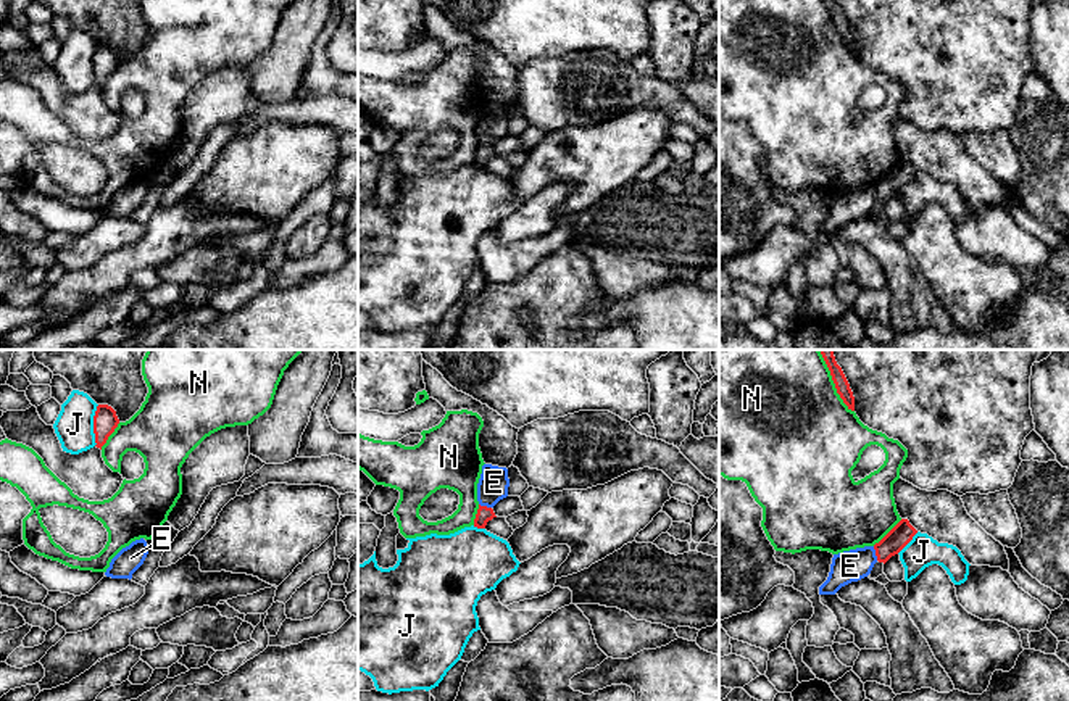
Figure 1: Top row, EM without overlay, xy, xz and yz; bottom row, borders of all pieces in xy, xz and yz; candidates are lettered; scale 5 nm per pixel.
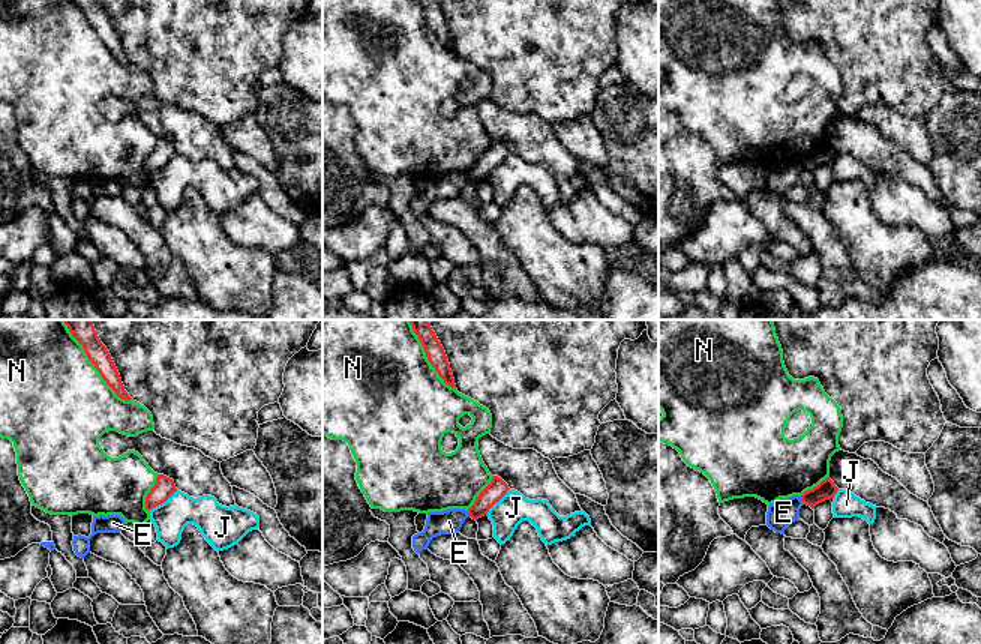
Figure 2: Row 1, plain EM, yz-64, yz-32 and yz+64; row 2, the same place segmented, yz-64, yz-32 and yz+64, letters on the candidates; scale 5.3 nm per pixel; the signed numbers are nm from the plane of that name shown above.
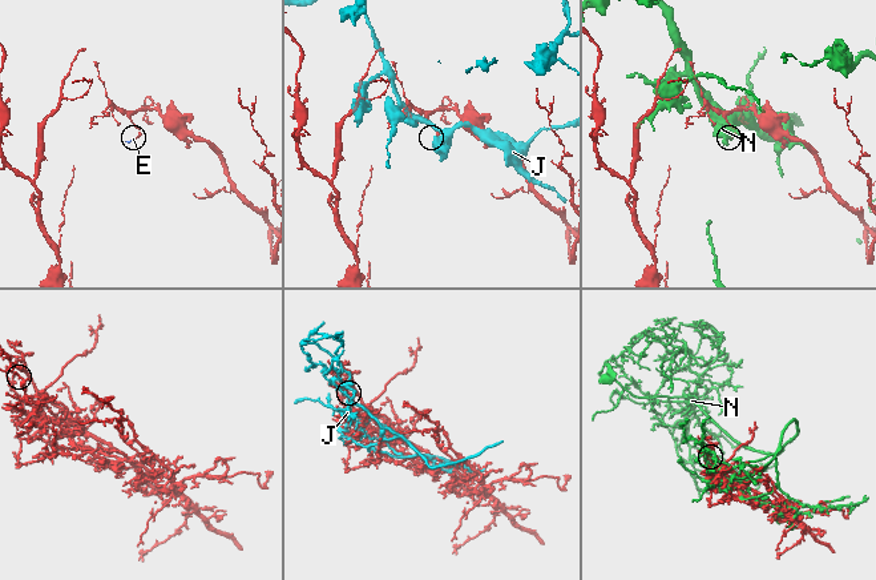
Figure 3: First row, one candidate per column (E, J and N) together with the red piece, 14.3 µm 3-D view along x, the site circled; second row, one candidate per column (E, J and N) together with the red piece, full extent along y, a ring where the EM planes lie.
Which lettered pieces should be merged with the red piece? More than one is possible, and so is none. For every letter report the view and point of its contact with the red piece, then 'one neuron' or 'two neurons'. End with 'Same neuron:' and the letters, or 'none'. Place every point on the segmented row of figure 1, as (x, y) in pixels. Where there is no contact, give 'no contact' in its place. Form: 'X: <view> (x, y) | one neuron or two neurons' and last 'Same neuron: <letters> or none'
E: yz (876, 553) | two neurons
J: xy (94, 426) | two neurons
N: yz (832, 379) | two neurons
Same neuron: none

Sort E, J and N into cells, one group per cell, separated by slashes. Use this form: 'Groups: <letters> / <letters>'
Groups: E / J / N

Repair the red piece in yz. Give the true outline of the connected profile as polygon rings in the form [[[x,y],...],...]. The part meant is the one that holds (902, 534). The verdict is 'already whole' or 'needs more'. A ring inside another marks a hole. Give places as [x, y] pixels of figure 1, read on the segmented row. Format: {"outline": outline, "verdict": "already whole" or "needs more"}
{"outline": [[[901,519],[879,543],[874,545],[879,562],[898,554],[917,533],[908,519]]], "verdict": "already whole"}

